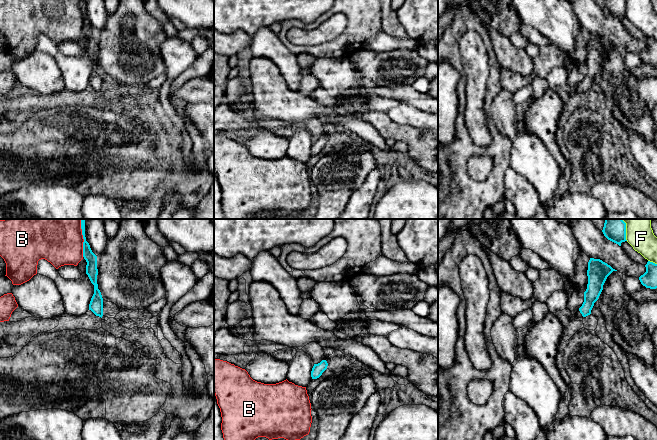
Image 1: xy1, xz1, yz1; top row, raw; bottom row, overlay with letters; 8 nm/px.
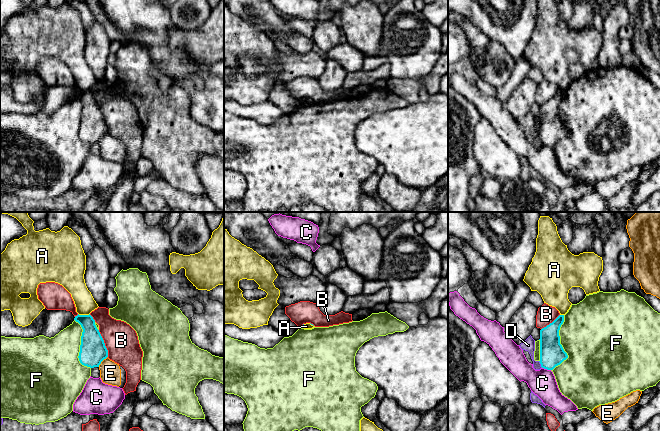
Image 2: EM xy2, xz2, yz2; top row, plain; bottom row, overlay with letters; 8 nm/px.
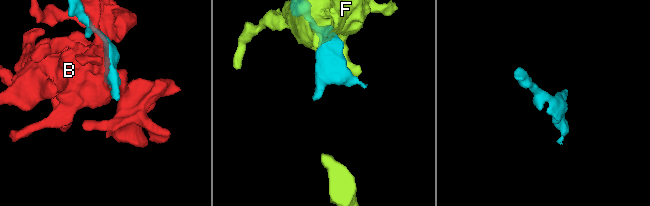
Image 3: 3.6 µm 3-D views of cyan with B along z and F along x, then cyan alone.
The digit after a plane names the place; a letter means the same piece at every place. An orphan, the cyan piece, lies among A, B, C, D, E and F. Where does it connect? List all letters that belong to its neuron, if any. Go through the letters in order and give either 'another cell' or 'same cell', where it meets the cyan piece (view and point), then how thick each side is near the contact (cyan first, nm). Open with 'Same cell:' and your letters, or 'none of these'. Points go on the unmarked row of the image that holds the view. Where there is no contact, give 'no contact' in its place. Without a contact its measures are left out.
Same cell: none of these
A: another cell; meets cyan in xy2 at (84, 91); 190 nm thick on the cyan side, 160 nm on the other
B: another cell; meets cyan in xy1 at (84, 16); 100 nm thick on the cyan side, 340 nm on the other
C: another cell; meets cyan in yz2 at (546, 144); 200 nm thick on the cyan side, 220 nm on the other
D: another cell; meets cyan in yz2 at (540, 139); 200 nm thick on the cyan side, 100 nm on the other
E: another cell; meets cyan in xy2 at (102, 136); 220 nm thick on the cyan side, 180 nm on the other
F: another cell; meets cyan in yz2 at (560, 120); 200 nm thick on the cyan side, 480 nm on the other

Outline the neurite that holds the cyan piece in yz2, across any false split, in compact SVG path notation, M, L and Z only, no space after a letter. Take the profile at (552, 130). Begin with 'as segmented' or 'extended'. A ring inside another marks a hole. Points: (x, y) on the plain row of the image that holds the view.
as segmented; M559 91L552 99L540 106L540 140L547 146L553 146L568 134L560 120L559 106L564 91Z

